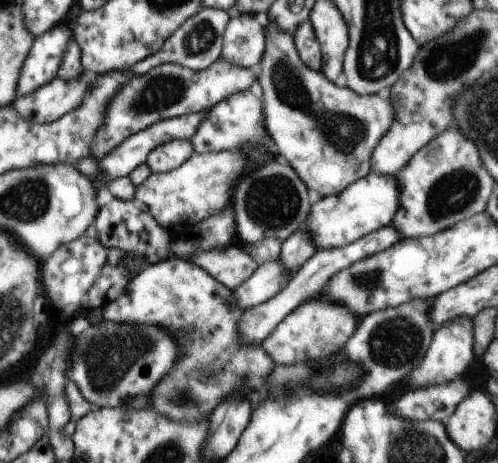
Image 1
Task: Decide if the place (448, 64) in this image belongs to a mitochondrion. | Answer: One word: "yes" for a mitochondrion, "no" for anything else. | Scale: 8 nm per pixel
yes

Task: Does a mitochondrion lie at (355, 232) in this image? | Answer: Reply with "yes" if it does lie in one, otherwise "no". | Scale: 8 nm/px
no

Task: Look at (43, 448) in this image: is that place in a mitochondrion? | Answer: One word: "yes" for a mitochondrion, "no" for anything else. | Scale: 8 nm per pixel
no

